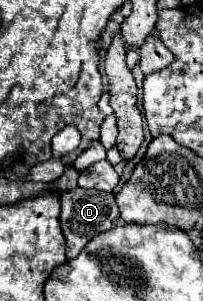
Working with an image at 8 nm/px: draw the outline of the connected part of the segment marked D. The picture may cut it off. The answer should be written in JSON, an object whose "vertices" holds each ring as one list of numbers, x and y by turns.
{"vertices":[[72,188,68,192,62,192,60,196,62,202,62,214,60,214,60,222,62,222,62,232,66,236,66,258,74,258,80,254,80,250,86,246,86,242,90,238,94,238,96,234,114,228,120,222,120,212,118,206,114,202,114,192,106,194,102,190,84,190,84,188]]}

